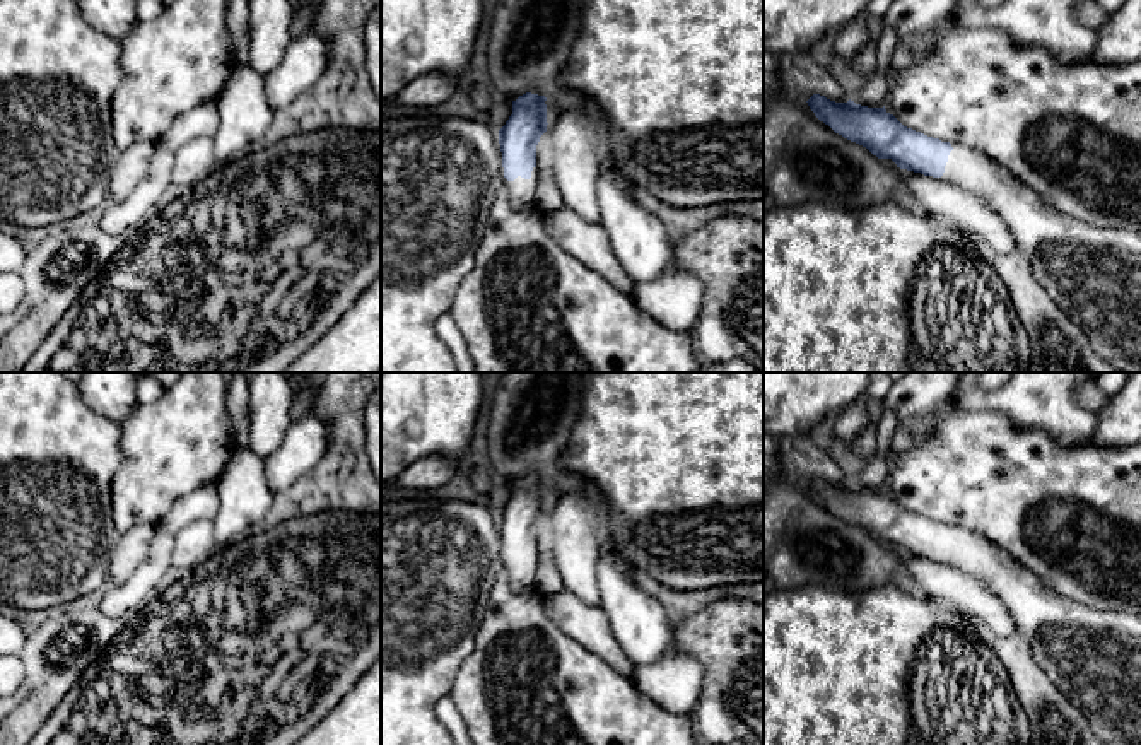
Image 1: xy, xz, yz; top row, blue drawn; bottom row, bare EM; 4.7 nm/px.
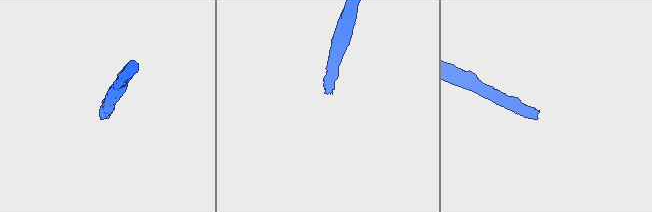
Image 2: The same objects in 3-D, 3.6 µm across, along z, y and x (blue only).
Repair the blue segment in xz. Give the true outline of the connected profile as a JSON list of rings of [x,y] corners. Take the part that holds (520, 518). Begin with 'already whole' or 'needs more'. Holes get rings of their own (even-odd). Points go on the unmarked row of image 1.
needs more | [[[526,475],[512,484],[512,497],[499,513],[502,535],[500,569],[512,591],[533,586],[536,569],[536,528],[547,514],[547,480]]]

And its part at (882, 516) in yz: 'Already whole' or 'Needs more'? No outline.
Needs more

